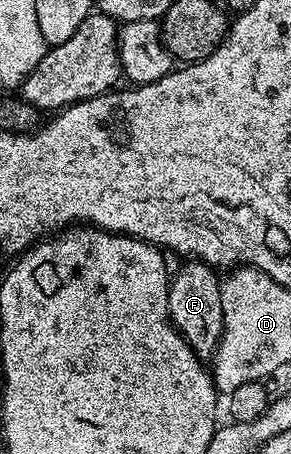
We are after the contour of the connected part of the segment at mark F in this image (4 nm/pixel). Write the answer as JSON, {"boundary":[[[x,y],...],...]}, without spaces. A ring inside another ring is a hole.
{"boundary":[[[193,258],[182,262],[178,273],[170,276],[168,290],[168,310],[174,328],[188,342],[199,360],[206,362],[218,350],[218,343],[222,337],[222,307],[220,306],[220,276],[210,265],[202,260]]]}

